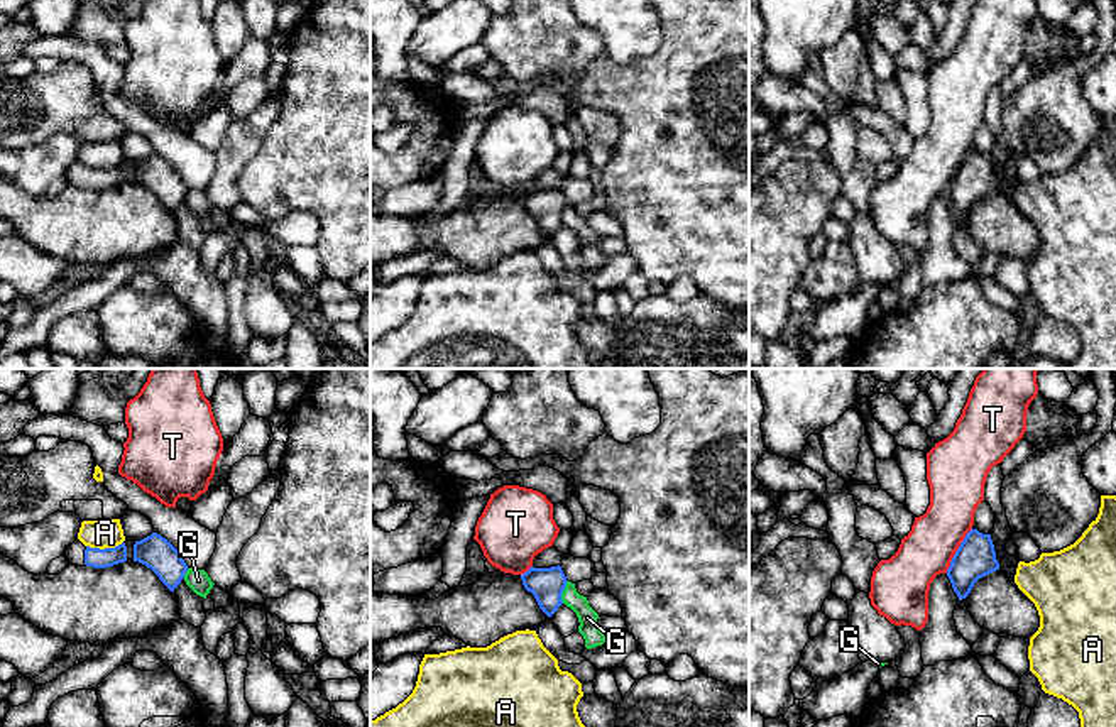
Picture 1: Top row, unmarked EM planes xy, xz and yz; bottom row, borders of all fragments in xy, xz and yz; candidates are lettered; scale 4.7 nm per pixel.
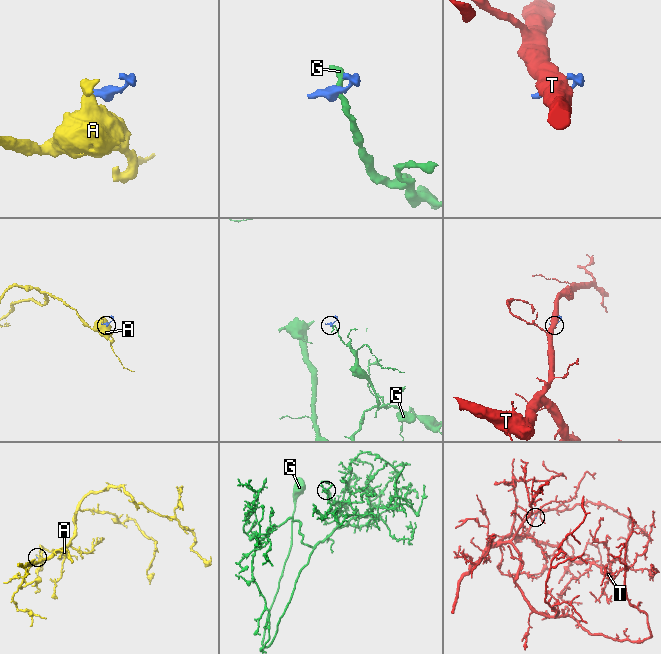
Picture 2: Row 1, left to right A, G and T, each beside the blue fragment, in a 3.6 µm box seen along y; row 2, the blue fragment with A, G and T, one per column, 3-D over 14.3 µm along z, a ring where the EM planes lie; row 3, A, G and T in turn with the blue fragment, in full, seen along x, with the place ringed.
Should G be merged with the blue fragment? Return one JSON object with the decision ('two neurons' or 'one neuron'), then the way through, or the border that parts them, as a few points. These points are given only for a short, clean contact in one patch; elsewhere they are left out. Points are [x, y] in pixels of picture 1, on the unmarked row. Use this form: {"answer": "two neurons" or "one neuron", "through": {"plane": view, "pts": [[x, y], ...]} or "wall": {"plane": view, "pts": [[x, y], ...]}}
{"answer": "two neurons", "wall": {"plane": "xz", "pts": [[567, 202], [562, 212], [562, 224]]}}

